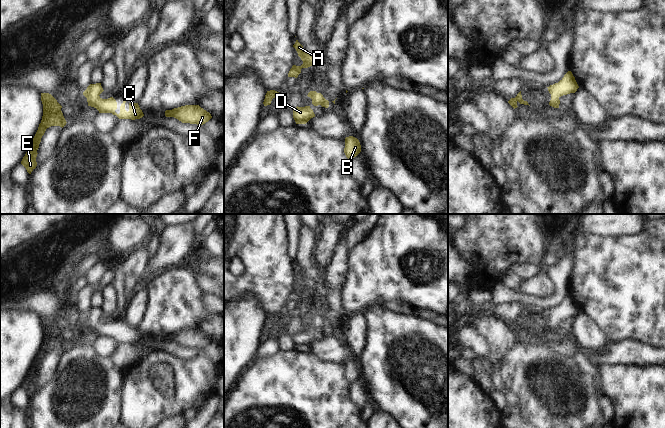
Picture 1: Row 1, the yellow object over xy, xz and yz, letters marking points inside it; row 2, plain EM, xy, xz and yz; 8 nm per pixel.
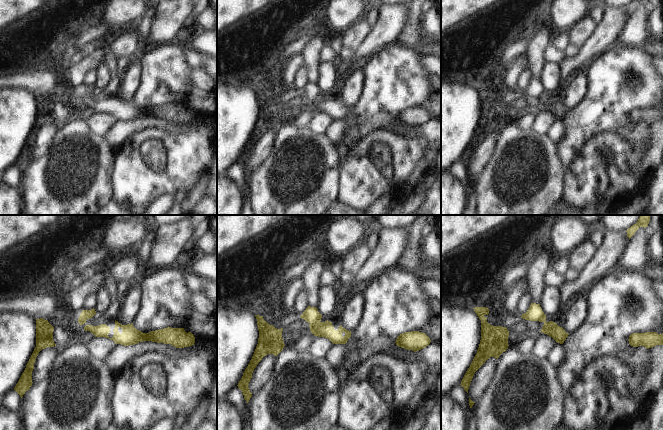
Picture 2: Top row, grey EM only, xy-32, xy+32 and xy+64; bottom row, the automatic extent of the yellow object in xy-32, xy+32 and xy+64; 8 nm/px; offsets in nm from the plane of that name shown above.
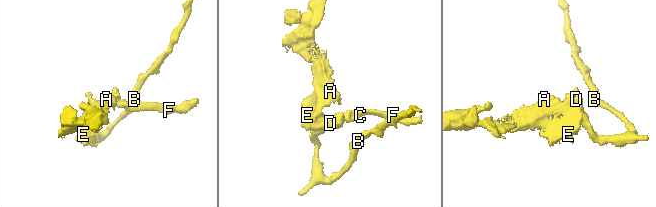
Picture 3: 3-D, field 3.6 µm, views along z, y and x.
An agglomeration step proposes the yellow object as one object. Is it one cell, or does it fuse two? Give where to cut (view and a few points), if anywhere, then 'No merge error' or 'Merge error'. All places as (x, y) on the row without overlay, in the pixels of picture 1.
No split. No merge error.

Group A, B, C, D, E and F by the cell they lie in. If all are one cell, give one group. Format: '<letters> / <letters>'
A B C D E F

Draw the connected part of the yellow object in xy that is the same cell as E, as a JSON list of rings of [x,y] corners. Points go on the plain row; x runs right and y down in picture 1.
[[[41,317],[41,325],[43,328],[42,344],[25,380],[21,385],[21,388],[26,392],[29,398],[31,398],[37,390],[37,374],[46,353],[51,350],[60,350],[63,352],[67,347],[61,335],[62,330],[51,318]]]

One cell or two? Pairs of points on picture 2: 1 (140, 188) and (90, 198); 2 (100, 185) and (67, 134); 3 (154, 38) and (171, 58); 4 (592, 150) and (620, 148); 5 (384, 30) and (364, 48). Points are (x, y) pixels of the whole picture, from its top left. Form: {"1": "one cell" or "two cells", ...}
{"1": "two cells", "2": "one cell", "3": "two cells", "4": "one cell", "5": "one cell"}

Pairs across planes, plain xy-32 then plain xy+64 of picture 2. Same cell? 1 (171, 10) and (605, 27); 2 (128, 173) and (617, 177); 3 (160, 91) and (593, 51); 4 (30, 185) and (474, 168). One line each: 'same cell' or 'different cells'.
1: same cell
2: different cells
3: different cells
4: different cells

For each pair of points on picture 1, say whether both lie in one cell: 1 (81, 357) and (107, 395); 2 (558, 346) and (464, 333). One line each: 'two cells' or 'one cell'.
1: one cell
2: two cells

